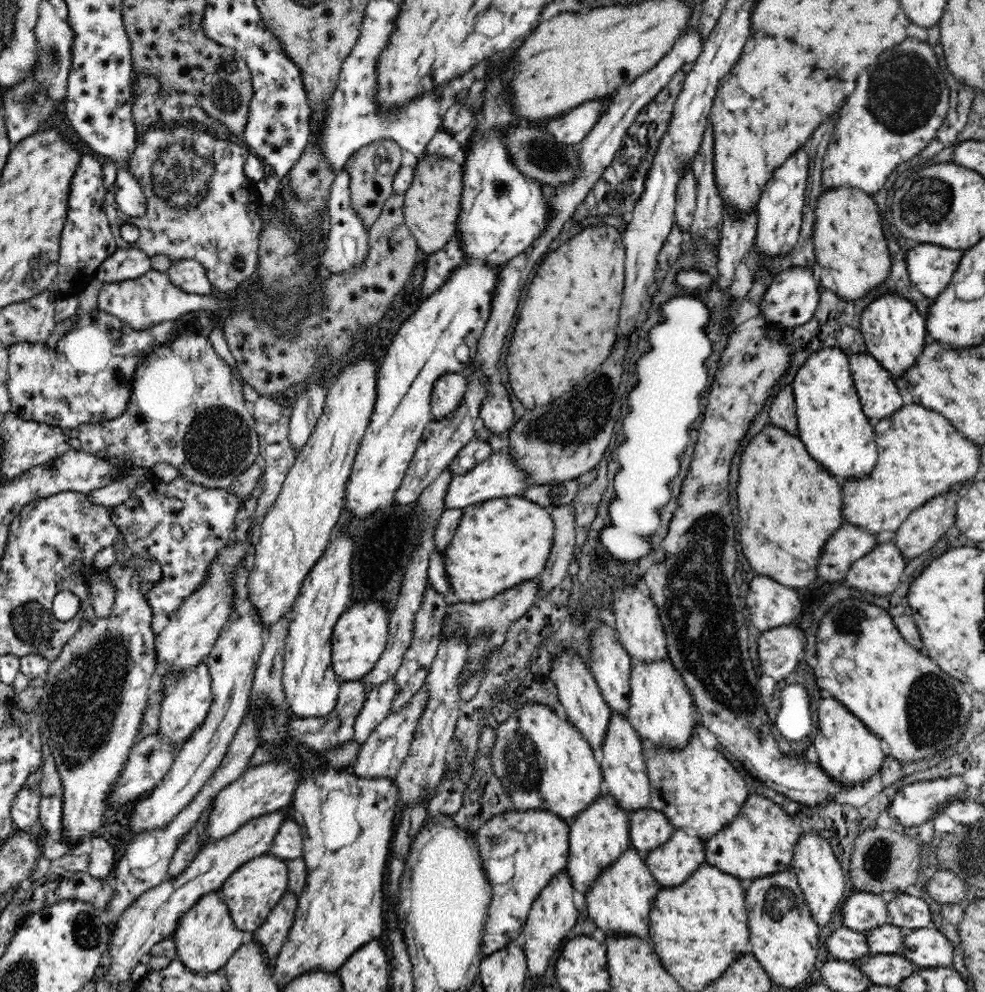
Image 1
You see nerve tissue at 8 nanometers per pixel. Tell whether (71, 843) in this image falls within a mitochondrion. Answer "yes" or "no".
no

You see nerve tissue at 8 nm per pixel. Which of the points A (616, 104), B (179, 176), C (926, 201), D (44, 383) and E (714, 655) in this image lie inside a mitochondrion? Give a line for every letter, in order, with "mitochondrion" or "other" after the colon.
A: other
B: mitochondrion
C: mitochondrion
D: other
E: mitochondrion

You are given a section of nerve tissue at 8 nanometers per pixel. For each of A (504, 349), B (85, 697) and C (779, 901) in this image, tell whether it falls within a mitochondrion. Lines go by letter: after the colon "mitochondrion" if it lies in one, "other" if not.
A: other
B: mitochondrion
C: mitochondrion

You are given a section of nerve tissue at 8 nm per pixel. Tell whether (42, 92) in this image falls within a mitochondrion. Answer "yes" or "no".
yes

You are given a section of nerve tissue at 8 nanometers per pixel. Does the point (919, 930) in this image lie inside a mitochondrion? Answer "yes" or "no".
no

